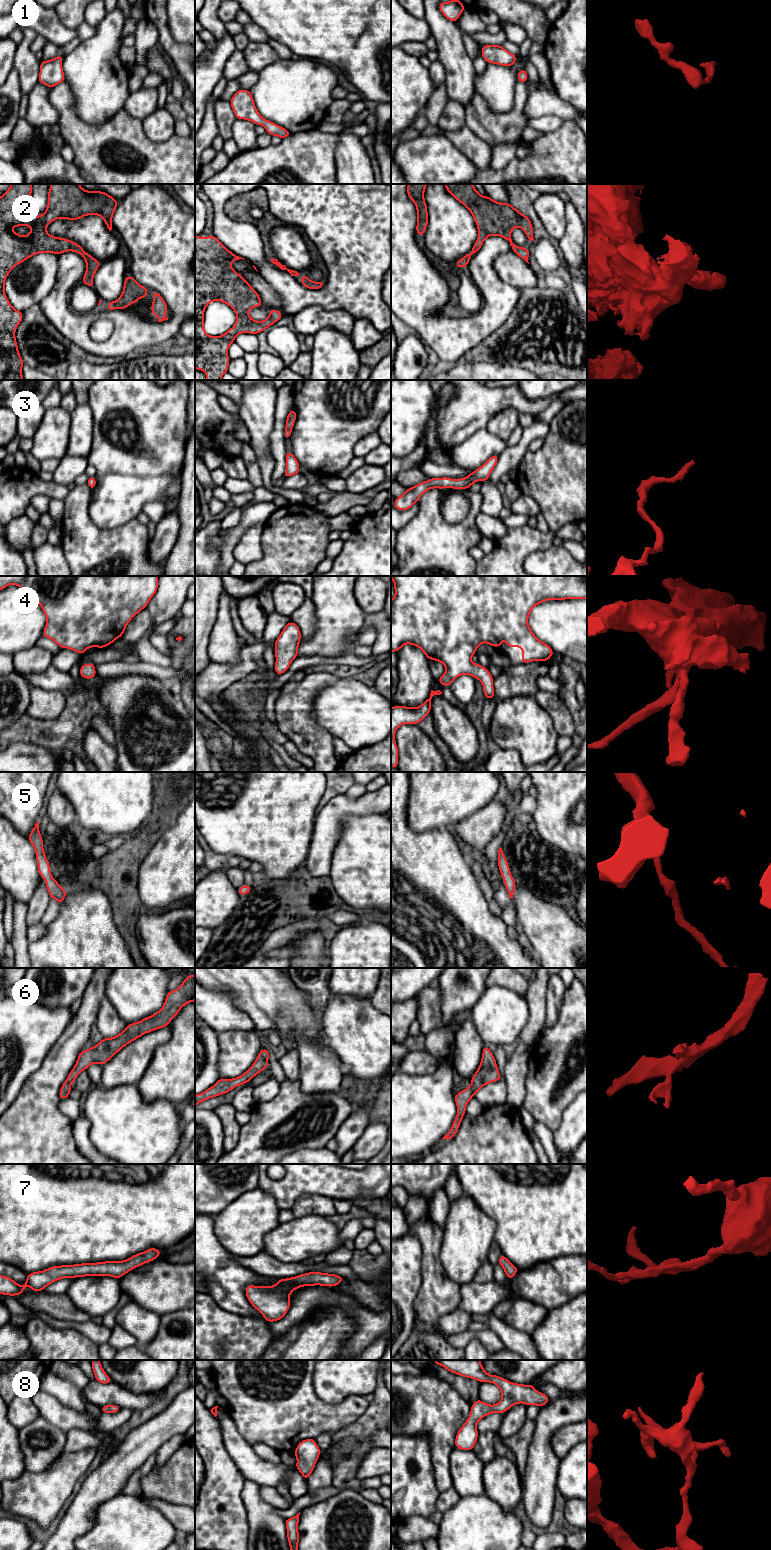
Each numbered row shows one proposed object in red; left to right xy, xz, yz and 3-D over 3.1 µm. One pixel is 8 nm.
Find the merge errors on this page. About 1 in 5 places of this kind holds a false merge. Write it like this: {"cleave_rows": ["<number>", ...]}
{"cleave_rows": []}

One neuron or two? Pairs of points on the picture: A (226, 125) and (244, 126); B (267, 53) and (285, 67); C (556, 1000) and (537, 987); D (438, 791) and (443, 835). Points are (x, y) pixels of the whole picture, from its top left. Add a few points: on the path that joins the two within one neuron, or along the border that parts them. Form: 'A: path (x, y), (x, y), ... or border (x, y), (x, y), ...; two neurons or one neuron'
A: border (236, 119), (232, 125), (231, 137); two neurons
B: border (280, 59), (265, 66), (258, 73); two neurons
C: border (549, 978), (546, 989), (546, 1017); two neurons
D: border (448, 827), (429, 828), (419, 832); two neurons

